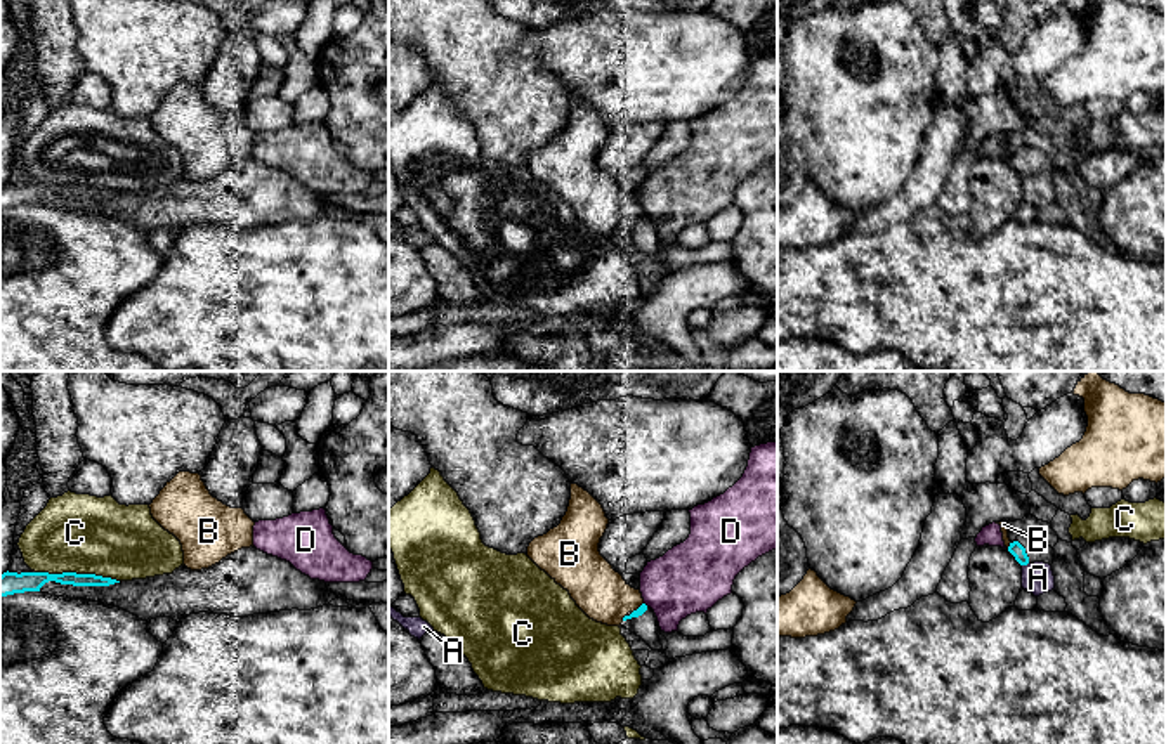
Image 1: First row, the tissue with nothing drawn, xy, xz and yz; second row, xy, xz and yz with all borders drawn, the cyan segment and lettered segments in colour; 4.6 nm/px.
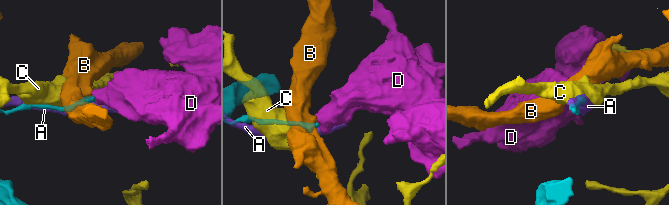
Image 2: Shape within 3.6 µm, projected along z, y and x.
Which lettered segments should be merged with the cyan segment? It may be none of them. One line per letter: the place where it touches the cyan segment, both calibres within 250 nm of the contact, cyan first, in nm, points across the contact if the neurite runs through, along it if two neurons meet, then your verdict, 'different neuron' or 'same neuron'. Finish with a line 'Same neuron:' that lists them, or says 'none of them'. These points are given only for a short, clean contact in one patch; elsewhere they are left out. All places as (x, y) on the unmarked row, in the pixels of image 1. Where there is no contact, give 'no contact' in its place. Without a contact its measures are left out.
A: yz (1024, 176) | 70/150 nm | different neuron
B: xz (639, 219) | 40/240 nm | different neuron
C: xy (75, 184) | 100/360 nm | different neuron
D: no contact | different neuron
Same neuron: none of them

